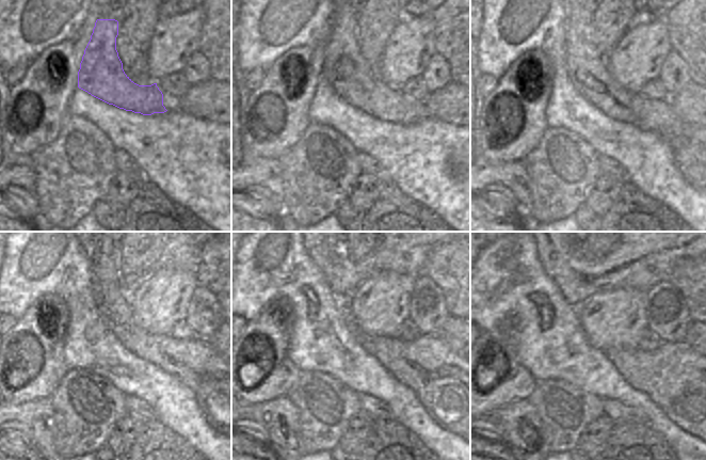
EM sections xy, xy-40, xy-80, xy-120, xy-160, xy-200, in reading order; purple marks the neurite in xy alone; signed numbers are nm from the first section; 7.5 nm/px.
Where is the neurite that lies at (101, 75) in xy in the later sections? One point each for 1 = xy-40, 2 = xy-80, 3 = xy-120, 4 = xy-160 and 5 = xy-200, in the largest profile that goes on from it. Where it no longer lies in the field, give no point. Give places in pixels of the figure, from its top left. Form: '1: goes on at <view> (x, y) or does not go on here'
1: goes on at xy-40 (345, 68)
2: goes on at xy-80 (588, 70)
3: goes on at xy-120 (193, 362)
4: goes on at xy-160 (448, 385)
5: goes on at xy-200 (687, 386)

